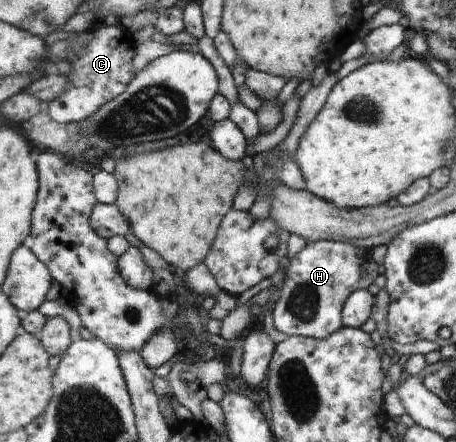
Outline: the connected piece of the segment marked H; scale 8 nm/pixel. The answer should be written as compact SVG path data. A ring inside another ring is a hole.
M315 241L303 248L297 258L285 261L281 298L273 307L273 324L279 332L314 339L324 339L344 326L342 308L349 295L367 289L378 276L372 249L362 249L350 242Z

